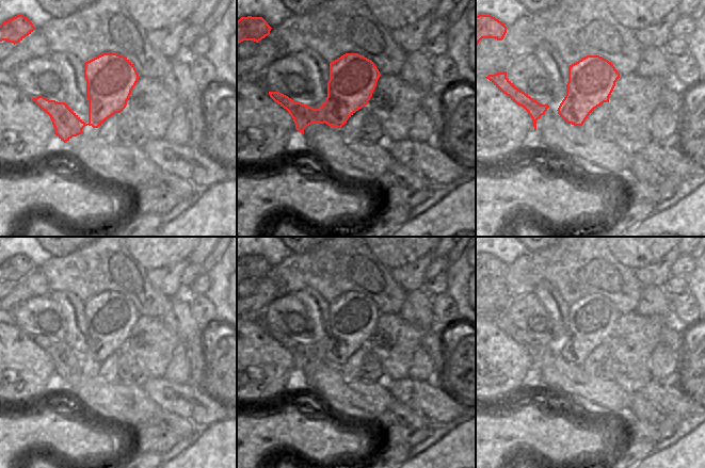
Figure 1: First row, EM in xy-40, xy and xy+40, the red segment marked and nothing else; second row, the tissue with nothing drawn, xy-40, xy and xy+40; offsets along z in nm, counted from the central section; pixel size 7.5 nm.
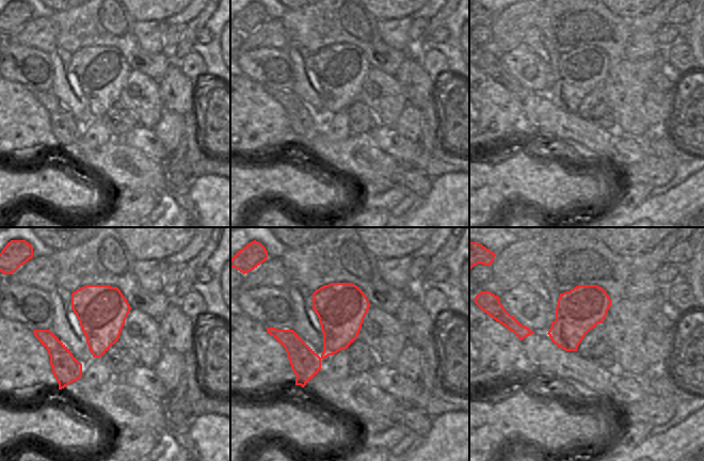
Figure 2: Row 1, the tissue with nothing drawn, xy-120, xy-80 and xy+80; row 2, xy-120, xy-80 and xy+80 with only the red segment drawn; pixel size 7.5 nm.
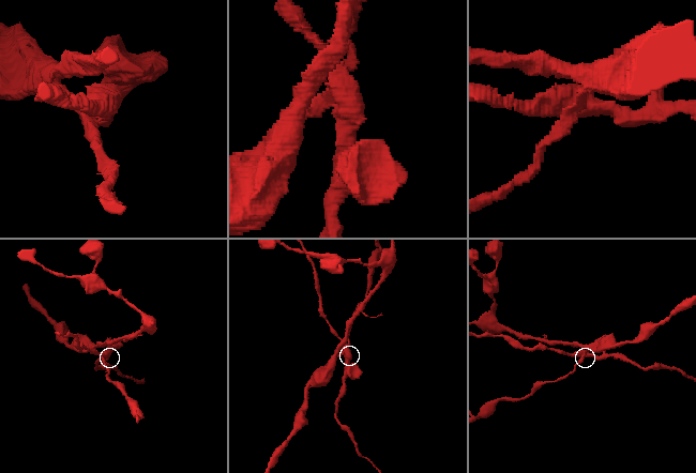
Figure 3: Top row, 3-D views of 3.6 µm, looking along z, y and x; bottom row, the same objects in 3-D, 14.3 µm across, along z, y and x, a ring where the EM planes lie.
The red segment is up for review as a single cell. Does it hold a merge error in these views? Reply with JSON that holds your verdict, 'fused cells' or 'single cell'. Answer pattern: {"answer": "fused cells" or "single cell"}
{"answer": "fused cells"}

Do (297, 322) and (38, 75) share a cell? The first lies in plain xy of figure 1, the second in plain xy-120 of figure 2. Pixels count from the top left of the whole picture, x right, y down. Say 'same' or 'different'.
same

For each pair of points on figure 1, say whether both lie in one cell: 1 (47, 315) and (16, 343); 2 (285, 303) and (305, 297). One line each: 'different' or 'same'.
1: different
2: different

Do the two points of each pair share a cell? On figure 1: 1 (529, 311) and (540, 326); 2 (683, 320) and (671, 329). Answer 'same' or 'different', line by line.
1: same
2: different

